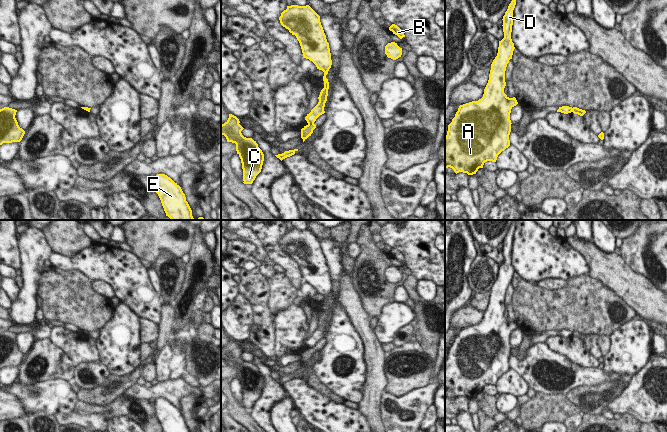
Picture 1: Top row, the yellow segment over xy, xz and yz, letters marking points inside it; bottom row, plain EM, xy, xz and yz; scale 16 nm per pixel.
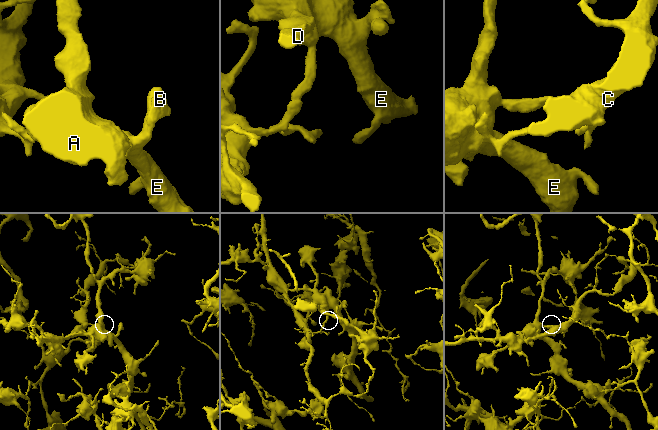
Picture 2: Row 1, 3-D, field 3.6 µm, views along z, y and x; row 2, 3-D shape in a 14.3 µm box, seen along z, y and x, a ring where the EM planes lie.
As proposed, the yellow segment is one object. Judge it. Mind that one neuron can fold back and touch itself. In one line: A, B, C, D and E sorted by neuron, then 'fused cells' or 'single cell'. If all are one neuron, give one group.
A B D E / C; fused cells

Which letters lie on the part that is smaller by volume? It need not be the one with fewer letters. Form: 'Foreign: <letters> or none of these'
Foreign: C

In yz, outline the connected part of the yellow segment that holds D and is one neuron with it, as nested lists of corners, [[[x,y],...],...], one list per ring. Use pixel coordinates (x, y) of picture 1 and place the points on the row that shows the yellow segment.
[[[512,0],[503,16],[504,38],[499,41],[498,53],[491,64],[488,83],[484,94],[478,101],[460,105],[452,122],[448,125],[445,136],[445,169],[450,167],[457,174],[476,174],[487,161],[496,162],[498,155],[510,146],[511,109],[518,104],[515,97],[509,98],[504,93],[506,86],[505,71],[515,49],[511,39],[513,10],[516,0]]]

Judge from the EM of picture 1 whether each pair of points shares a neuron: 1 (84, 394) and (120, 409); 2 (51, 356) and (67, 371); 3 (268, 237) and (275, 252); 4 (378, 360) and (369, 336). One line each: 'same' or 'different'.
1: different
2: same
3: same
4: same

